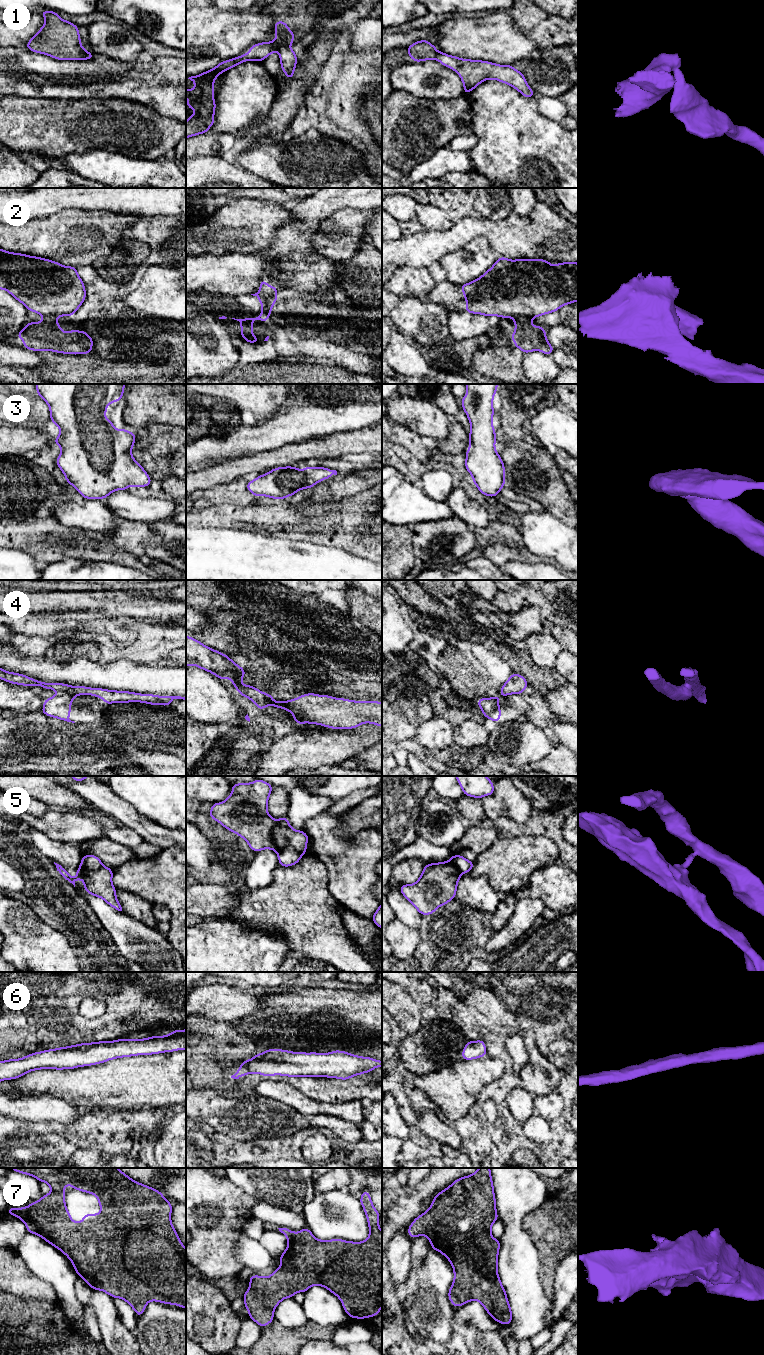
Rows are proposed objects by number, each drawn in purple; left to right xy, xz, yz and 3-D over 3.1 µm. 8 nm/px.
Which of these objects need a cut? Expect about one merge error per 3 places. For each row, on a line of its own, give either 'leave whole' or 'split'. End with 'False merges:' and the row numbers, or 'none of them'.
1: split
2: split
3: leave whole
4: split
5: split
6: leave whole
7: leave whole
False merges: 1, 2, 4, 5

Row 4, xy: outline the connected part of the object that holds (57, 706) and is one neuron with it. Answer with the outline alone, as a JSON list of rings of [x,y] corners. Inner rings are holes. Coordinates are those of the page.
[[[60,692],[49,699],[44,699],[44,705],[41,712],[49,717],[75,723],[68,718],[71,714],[70,705],[73,703],[75,696],[76,695],[67,692]]]

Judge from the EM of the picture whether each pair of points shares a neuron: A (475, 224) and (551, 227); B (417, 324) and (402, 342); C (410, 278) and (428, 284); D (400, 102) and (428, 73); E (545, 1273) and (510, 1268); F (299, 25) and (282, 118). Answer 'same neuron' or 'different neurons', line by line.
A: same neuron
B: different neurons
C: same neuron
D: different neurons
E: different neurons
F: different neurons

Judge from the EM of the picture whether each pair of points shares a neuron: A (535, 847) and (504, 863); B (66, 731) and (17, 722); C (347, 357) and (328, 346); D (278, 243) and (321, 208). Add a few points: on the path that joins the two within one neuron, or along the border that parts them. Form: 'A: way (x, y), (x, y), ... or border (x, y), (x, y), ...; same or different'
A: way (527, 854), (512, 859); same
B: way (54, 731), (29, 731); same
C: way (342, 354), (333, 351); same
D: way (289, 238), (310, 218); same

